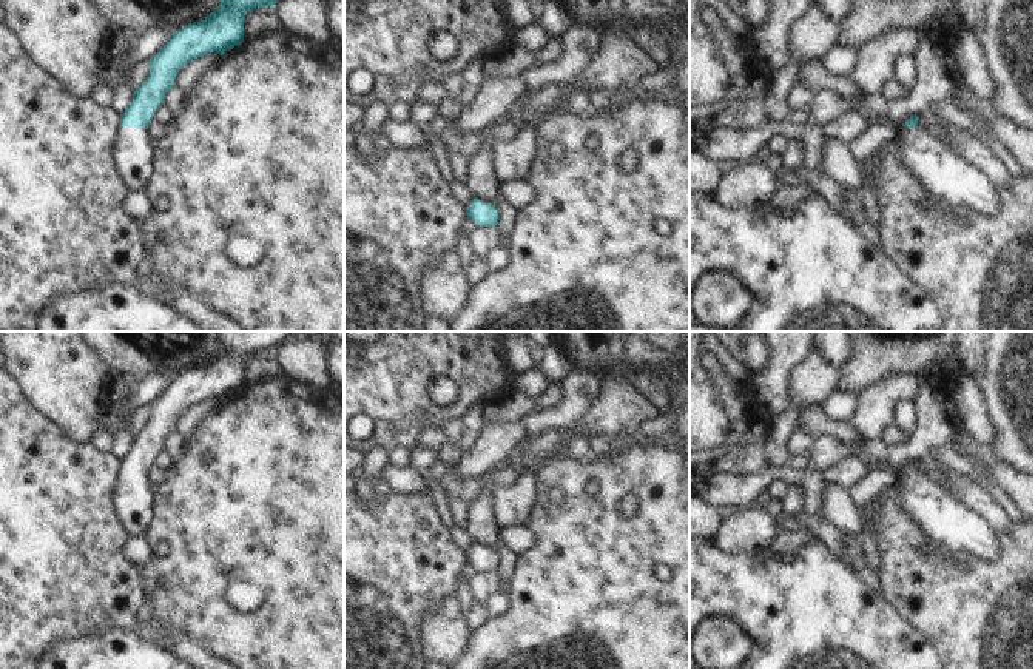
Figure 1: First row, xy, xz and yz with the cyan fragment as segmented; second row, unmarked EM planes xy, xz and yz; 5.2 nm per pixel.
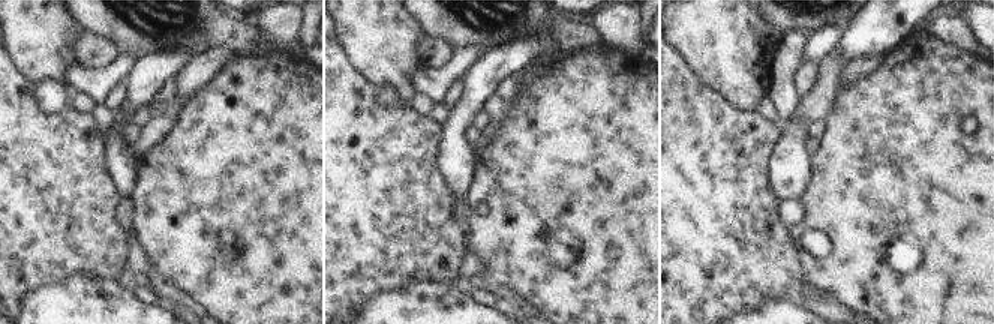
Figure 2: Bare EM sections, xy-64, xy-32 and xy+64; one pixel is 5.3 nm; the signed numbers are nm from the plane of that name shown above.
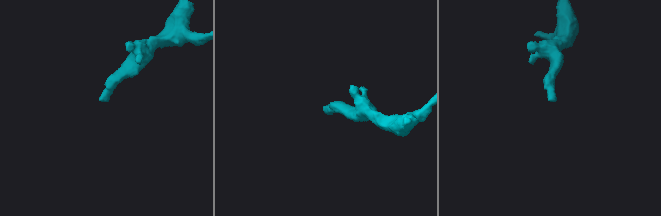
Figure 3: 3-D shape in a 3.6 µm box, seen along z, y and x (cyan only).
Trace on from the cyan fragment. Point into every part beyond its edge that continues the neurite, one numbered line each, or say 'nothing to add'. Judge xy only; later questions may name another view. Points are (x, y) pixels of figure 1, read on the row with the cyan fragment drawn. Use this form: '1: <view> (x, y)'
1: xy (133, 154)

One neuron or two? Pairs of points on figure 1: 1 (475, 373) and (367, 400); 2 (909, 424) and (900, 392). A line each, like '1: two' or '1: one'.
1: one
2: two

